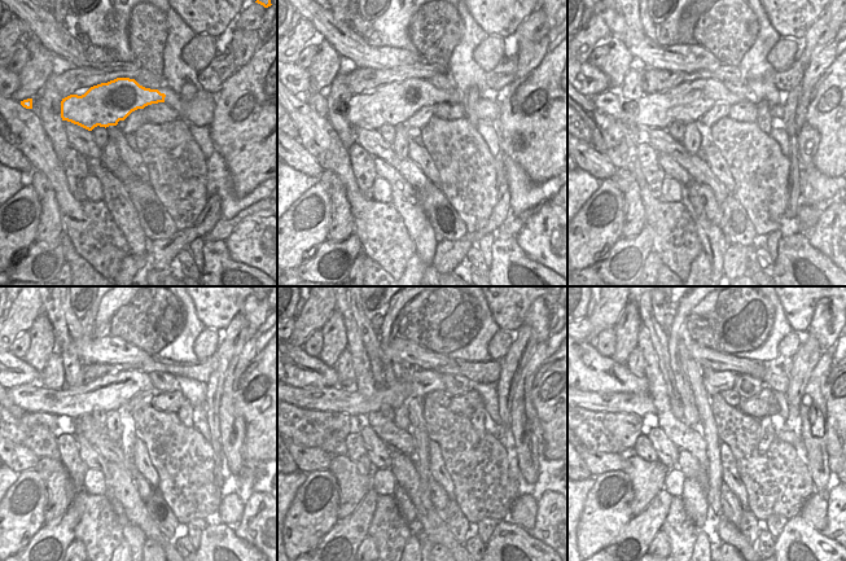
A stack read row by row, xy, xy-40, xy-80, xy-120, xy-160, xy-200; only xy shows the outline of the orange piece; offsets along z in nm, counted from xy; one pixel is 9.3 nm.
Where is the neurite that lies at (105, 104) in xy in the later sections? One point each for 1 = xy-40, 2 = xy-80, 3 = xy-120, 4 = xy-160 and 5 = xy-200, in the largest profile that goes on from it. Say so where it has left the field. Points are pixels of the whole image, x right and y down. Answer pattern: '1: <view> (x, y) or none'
1: xy-40 (394, 104)
2: xy-80 (687, 103)
3: xy-120 (110, 391)
4: xy-160 (417, 382)
5: xy-200 (640, 404)

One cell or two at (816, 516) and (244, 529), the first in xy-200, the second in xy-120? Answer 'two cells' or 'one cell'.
two cells

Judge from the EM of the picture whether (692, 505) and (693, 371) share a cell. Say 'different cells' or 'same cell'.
different cells

